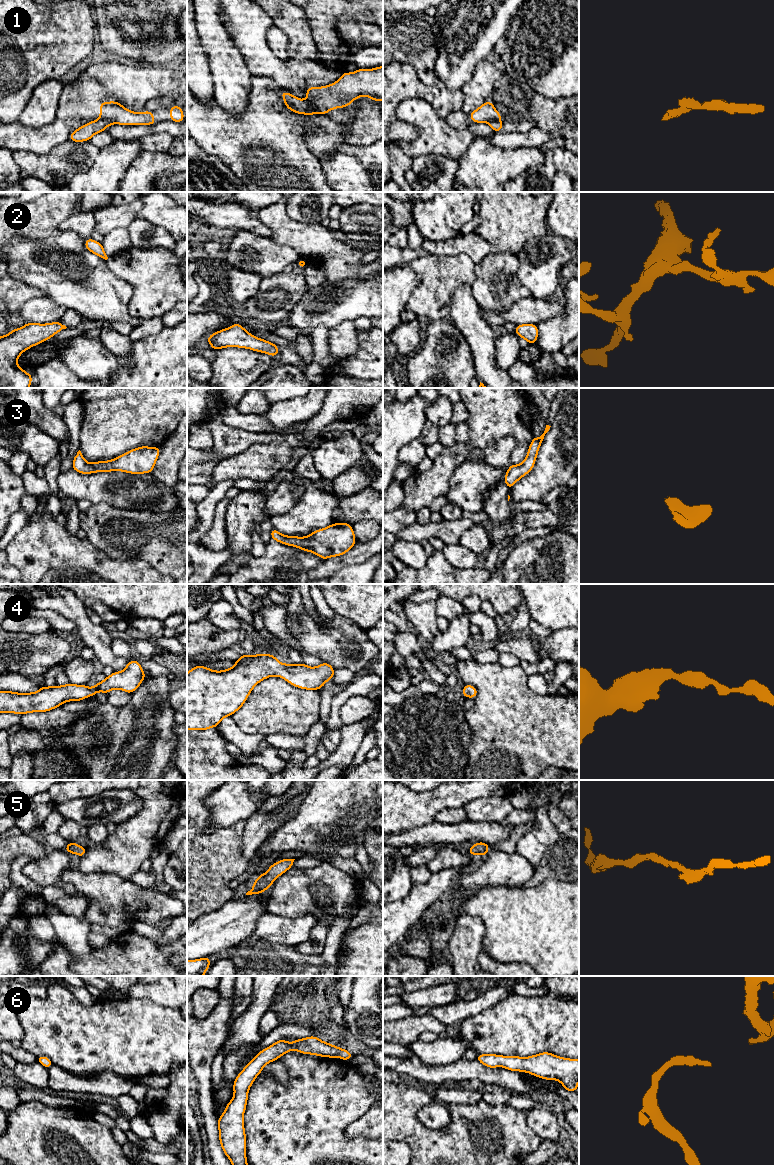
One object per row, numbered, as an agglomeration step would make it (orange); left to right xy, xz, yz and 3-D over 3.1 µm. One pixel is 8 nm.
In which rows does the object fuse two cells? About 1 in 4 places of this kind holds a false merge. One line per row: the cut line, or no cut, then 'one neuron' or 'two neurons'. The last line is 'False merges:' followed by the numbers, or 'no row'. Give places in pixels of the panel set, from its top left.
1: cut in xy along (100, 118), (107, 119), (112, 123); two neurons
2: no cut; one neuron
3: no cut; one neuron
4: no cut; one neuron
5: no cut; one neuron
6: no cut; one neuron
False merges: 1

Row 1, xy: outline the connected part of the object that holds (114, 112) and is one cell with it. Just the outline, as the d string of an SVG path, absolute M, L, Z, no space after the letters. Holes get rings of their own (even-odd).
M117 101L100 103L100 119L120 125L156 124L151 111L146 110L144 113L136 113L126 109Z

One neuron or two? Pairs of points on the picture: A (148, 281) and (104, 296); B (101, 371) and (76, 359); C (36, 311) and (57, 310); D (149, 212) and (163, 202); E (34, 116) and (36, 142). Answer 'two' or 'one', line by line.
A: two
B: one
C: one
D: one
E: two

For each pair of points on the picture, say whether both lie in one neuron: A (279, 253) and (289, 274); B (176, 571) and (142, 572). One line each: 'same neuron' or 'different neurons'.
A: different neurons
B: different neurons

